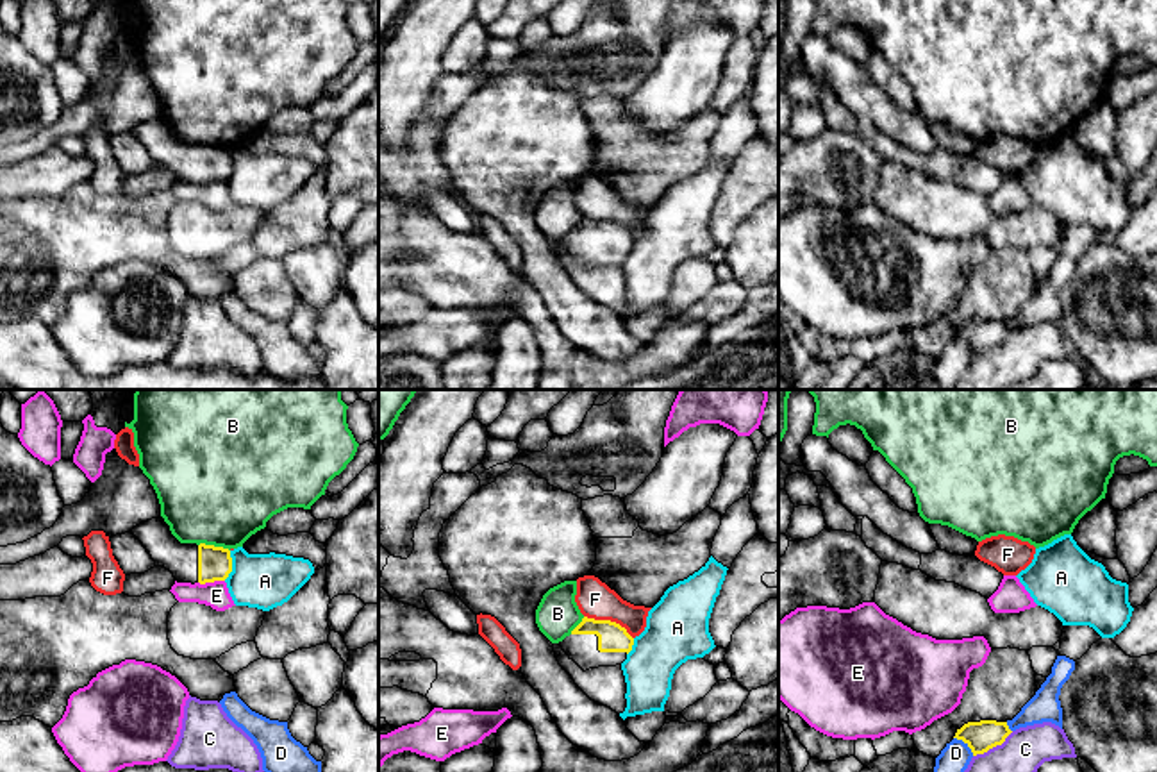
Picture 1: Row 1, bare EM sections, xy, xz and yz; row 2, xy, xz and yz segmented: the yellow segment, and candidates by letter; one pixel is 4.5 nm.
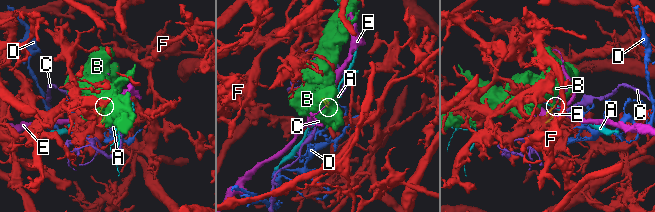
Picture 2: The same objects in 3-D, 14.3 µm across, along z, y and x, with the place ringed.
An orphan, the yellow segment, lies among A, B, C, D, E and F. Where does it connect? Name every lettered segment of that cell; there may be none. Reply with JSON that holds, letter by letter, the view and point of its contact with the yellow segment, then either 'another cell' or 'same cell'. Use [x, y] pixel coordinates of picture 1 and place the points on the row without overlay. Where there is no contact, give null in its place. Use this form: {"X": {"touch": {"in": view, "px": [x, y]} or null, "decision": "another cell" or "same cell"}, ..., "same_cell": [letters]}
{"A": {"touch": {"in": "xy", "px": [231, 165]}, "decision": "another cell"}, "B": {"touch": {"in": "xy", "px": [213, 145]}, "decision": "another cell"}, "C": {"touch": {"in": "yz", "px": [993, 345]}, "decision": "another cell"}, "D": {"touch": {"in": "yz", "px": [965, 342]}, "decision": "another cell"}, "E": {"touch": {"in": "xy", "px": [211, 181]}, "decision": "another cell"}, "F": {"touch": {"in": "xz", "px": [609, 220]}, "decision": "another cell"}, "same_cell": []}

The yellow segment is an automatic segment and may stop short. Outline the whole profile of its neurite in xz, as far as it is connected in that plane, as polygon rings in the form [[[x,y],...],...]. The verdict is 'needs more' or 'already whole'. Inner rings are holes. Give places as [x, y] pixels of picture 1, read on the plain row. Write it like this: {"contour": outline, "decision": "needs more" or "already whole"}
{"contour": [[[584,216],[559,245],[586,272],[621,264],[632,250],[634,238],[616,222]]], "decision": "needs more"}

